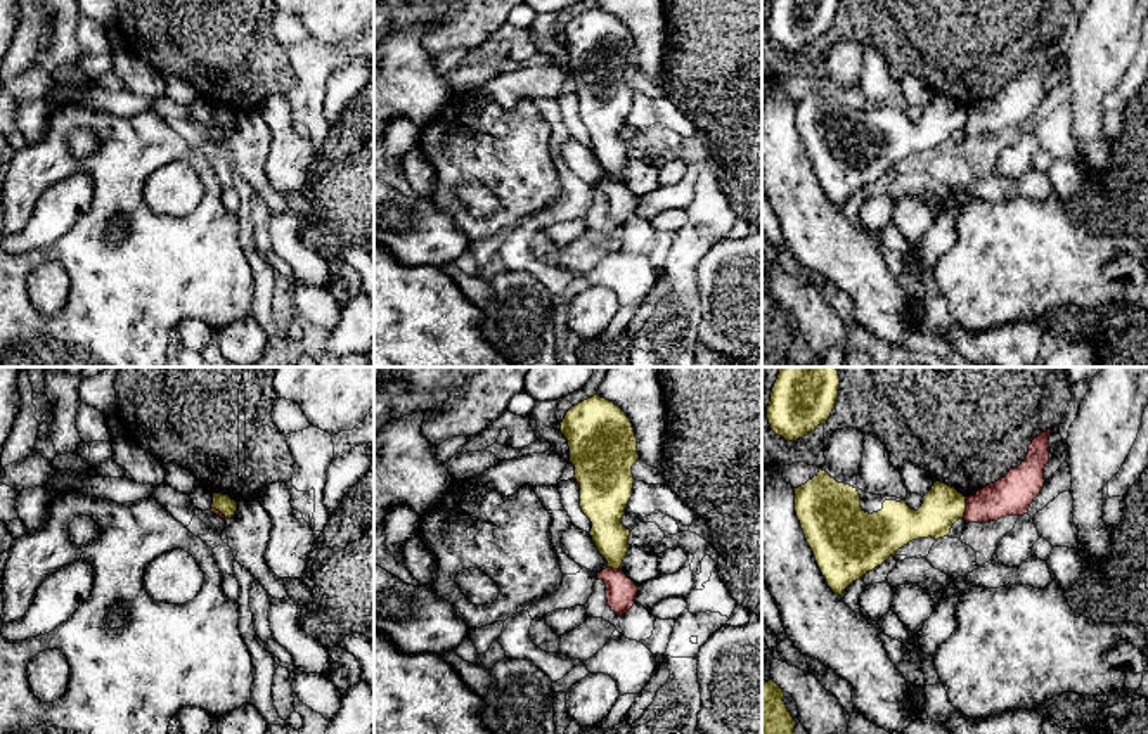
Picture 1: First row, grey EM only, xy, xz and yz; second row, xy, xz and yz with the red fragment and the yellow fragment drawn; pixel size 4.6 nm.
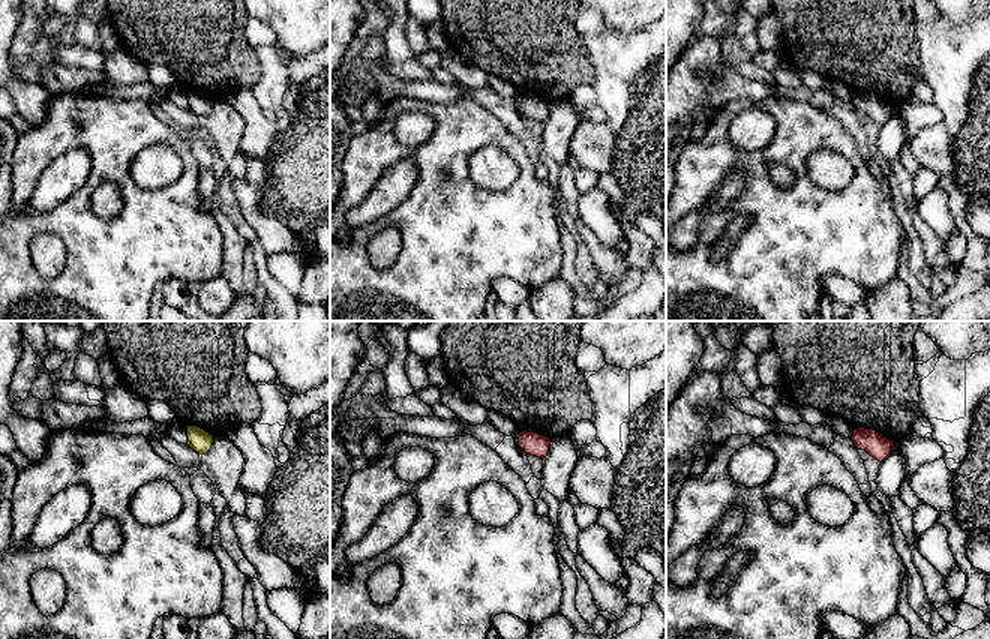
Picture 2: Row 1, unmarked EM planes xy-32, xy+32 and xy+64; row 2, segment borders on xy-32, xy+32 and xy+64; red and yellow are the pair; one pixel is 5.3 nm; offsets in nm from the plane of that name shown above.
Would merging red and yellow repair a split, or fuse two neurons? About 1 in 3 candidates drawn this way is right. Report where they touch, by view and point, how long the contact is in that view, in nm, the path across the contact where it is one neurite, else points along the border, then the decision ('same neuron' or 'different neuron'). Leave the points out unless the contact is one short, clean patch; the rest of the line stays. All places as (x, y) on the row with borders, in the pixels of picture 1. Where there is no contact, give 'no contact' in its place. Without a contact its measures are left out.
contact yz (967, 508); length 110 nm; different neuron

